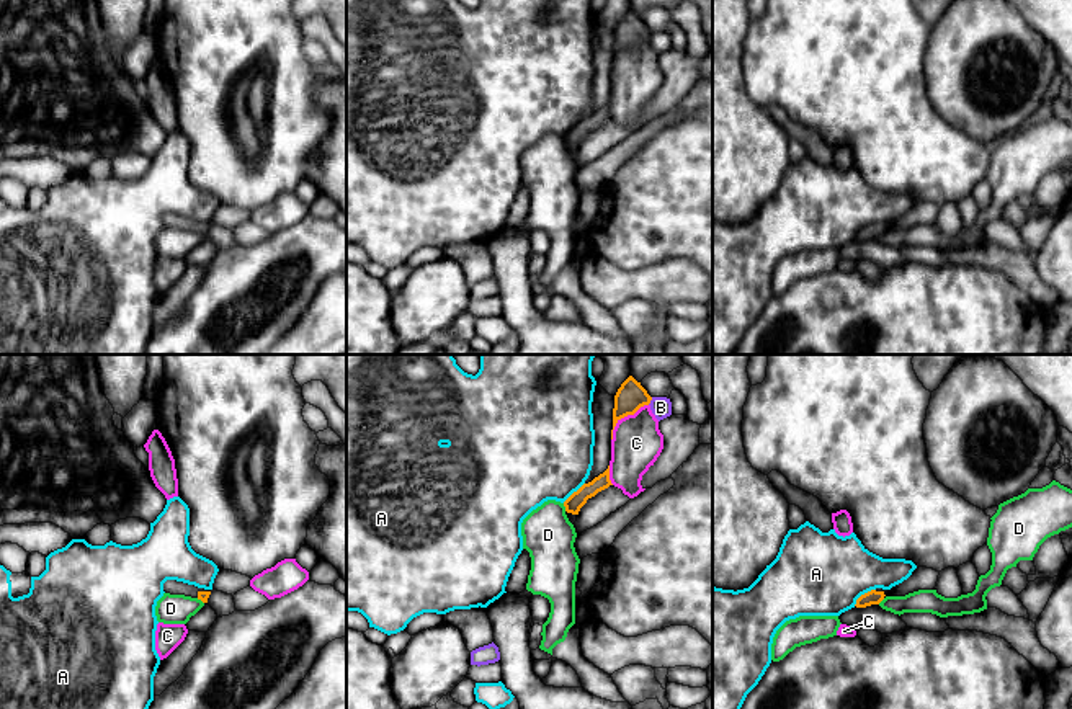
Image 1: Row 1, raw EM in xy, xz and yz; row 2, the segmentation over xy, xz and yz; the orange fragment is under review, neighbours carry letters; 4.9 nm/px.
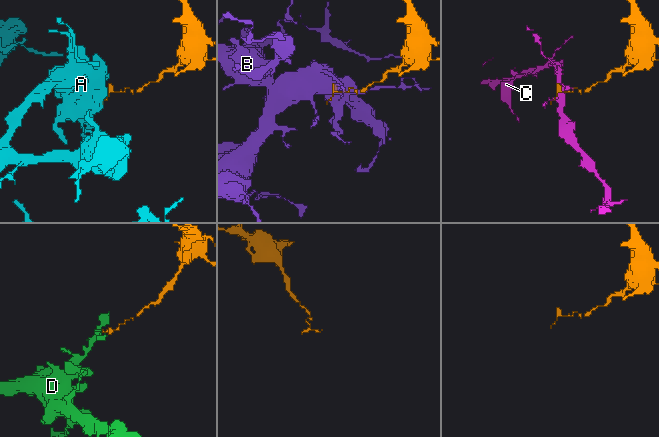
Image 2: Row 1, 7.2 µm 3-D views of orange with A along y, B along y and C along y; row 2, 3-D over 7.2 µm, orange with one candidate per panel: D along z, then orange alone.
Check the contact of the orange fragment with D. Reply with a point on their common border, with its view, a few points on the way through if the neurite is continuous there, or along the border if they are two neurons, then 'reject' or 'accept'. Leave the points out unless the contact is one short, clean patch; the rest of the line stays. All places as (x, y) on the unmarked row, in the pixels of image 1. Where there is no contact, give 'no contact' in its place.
meets orange in xz at (564, 139); border along xz (562, 138), (566, 144); reject

